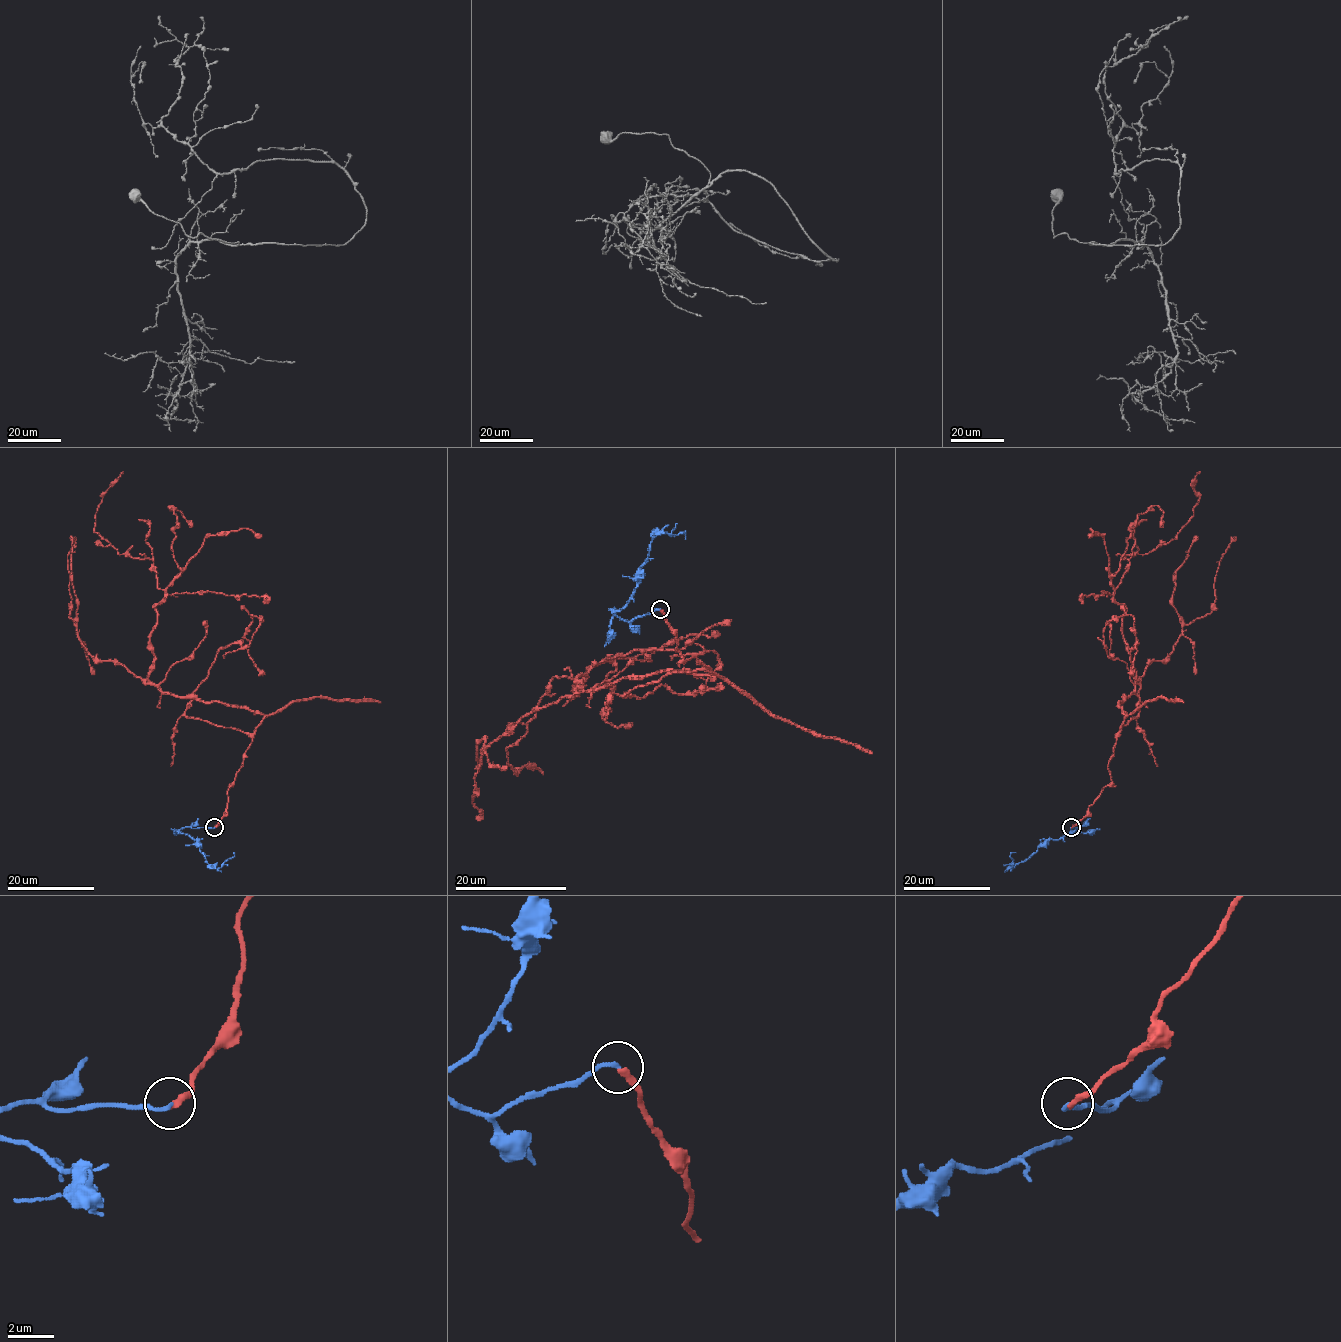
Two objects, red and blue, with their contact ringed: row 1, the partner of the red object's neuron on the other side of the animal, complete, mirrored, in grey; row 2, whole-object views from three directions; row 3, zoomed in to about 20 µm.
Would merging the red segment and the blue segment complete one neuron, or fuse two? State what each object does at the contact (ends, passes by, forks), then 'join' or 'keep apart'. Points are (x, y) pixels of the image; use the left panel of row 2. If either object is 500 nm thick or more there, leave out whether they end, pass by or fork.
red ends | blue ends | keep apart

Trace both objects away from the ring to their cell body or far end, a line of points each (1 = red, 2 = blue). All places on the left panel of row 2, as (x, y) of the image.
1: (214, 827), (264, 716), (148, 679), (164, 591), (153, 562), (94, 531), (123, 471)
2: (214, 827), (184, 827), (180, 830), (196, 839), (196, 844), (212, 867), (220, 867), (234, 852)

